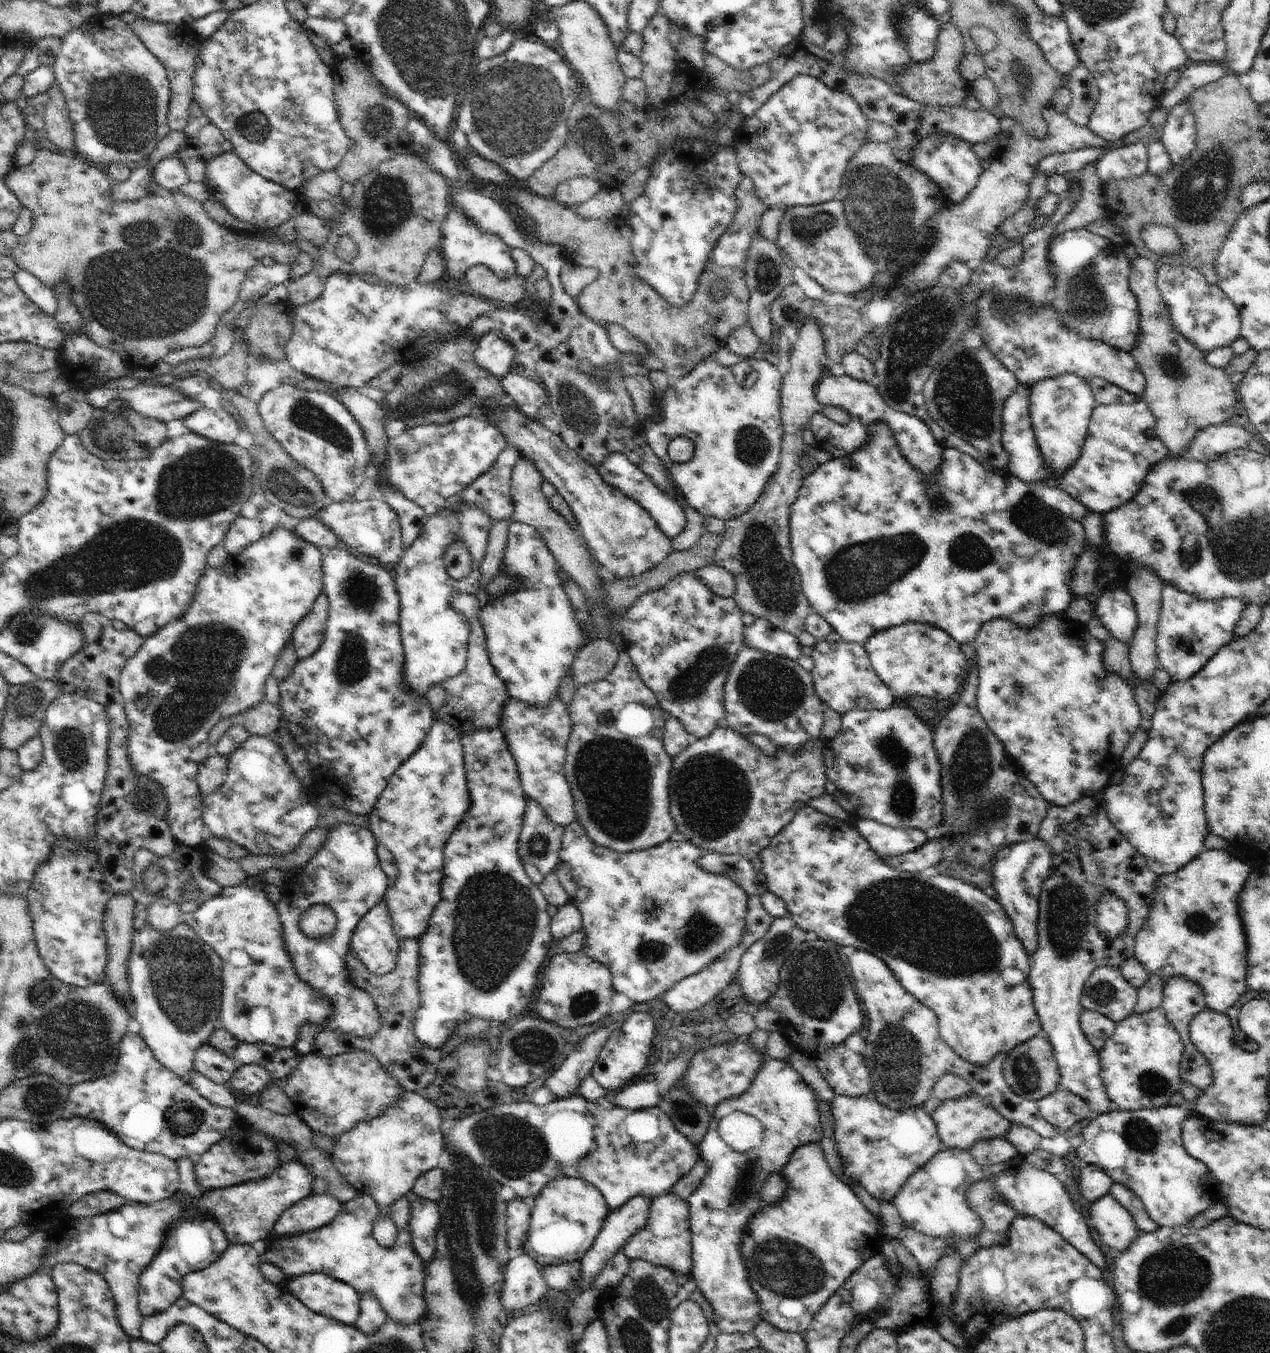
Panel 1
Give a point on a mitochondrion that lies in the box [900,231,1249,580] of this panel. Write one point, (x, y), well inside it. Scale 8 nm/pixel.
(962, 398)

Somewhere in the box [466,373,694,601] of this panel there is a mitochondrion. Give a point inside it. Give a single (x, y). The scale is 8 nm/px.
(577, 411)

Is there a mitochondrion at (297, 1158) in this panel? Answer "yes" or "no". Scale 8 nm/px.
no

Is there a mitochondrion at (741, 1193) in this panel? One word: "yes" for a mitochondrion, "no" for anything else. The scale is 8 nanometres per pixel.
yes

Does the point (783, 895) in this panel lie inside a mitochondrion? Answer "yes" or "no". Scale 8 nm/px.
no

